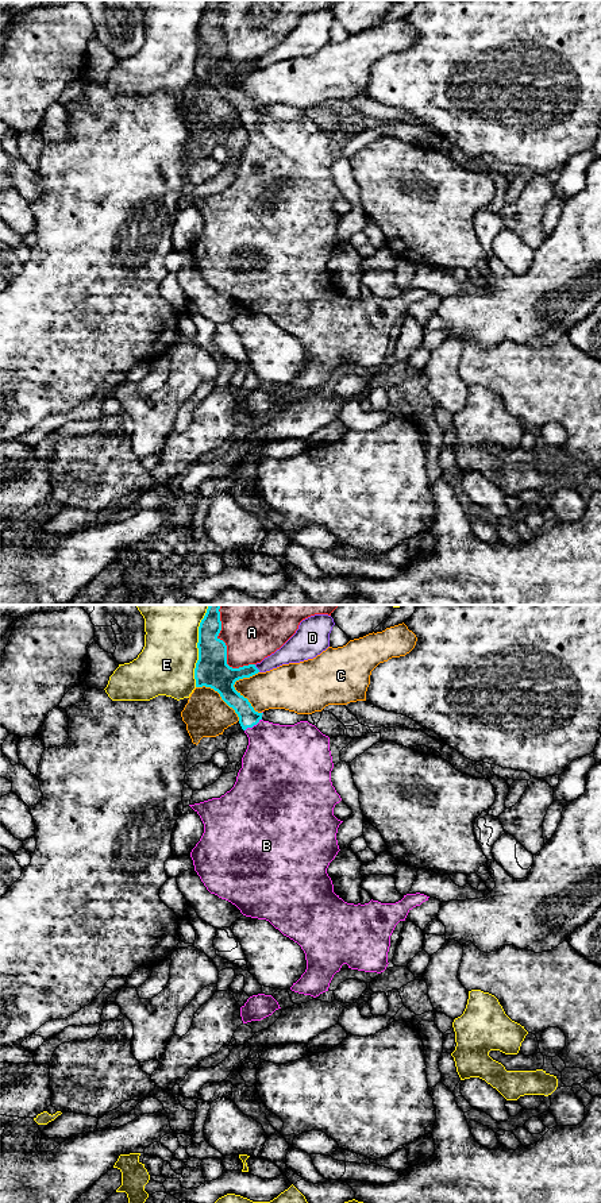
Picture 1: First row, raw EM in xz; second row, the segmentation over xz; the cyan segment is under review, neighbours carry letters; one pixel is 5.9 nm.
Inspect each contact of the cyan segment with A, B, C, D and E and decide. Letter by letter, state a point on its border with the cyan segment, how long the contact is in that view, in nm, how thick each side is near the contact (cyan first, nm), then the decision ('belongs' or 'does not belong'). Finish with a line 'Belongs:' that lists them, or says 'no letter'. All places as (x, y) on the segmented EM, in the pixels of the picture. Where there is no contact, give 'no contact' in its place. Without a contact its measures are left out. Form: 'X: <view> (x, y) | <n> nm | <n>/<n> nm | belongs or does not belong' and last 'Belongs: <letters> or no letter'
A: xz (226, 648) | 420 nm | 190/420 nm | does not belong
B: xz (253, 725) | 130 nm | 110/400 nm | belongs
C: xz (234, 689) | 260 nm | 190/240 nm | does not belong
D: xz (257, 669) | 60 nm | 180/140 nm | does not belong
E: xz (197, 646) | 500 nm | 190/340 nm | does not belong
Belongs: B

